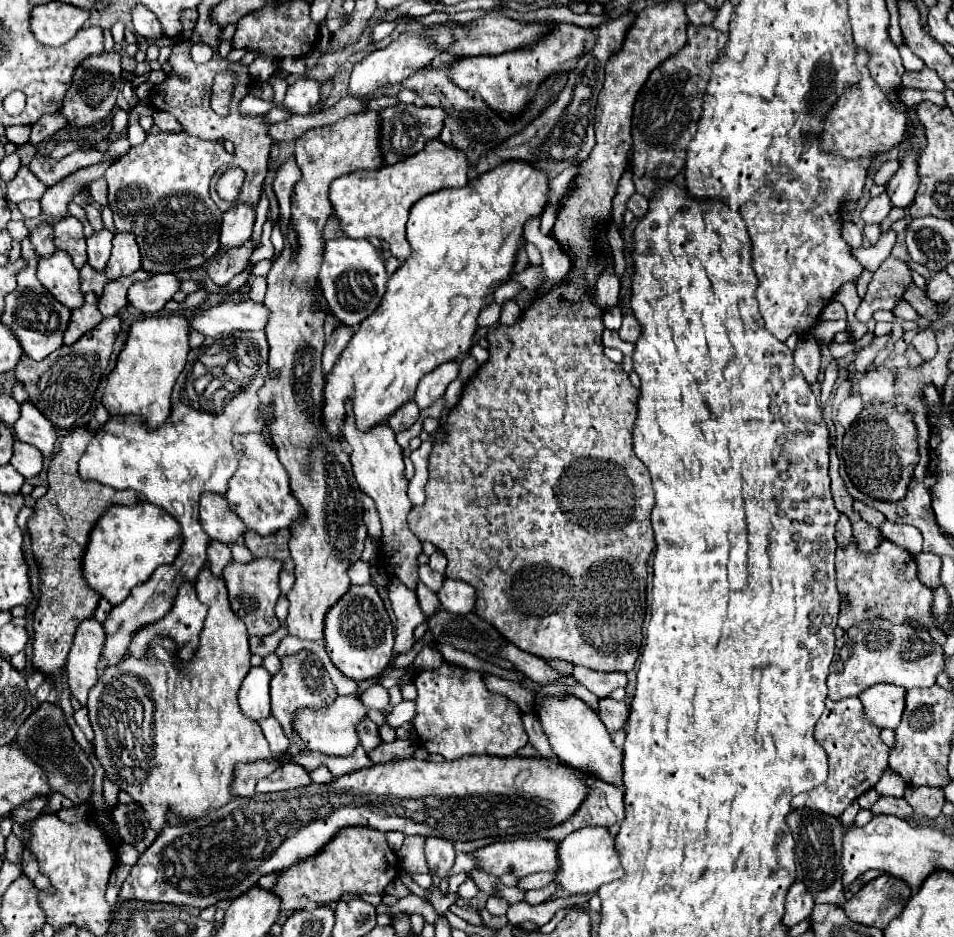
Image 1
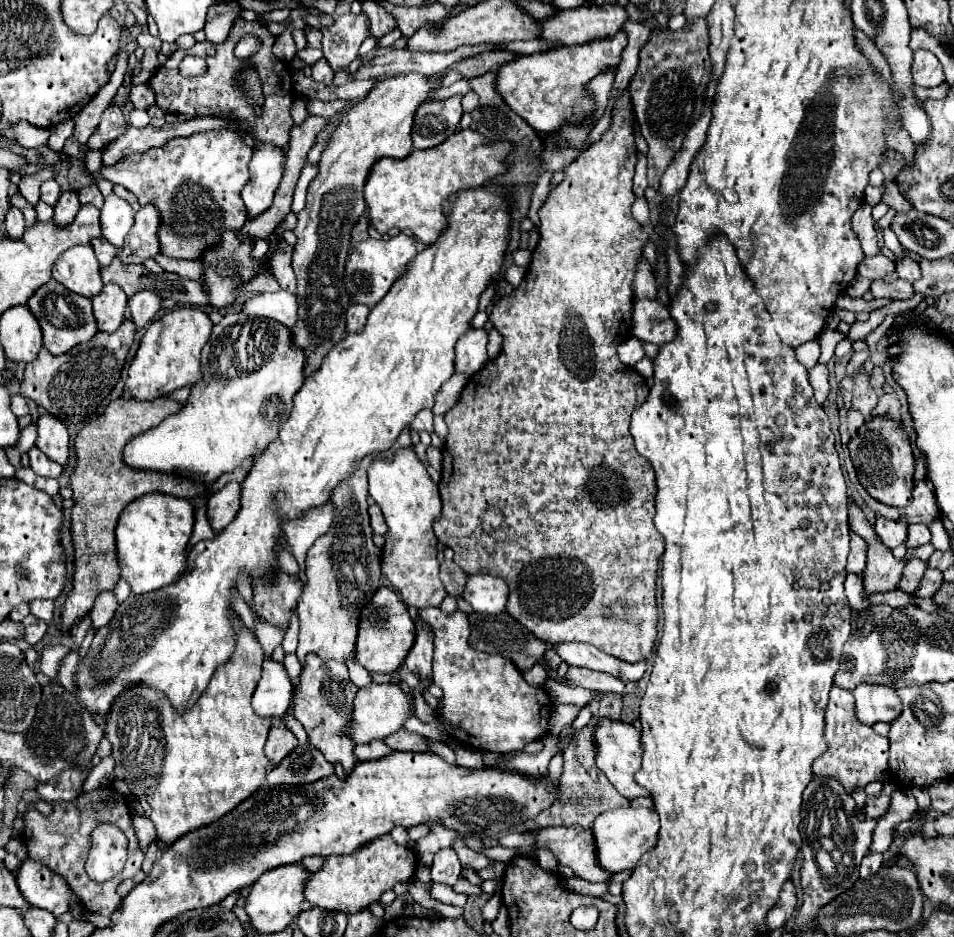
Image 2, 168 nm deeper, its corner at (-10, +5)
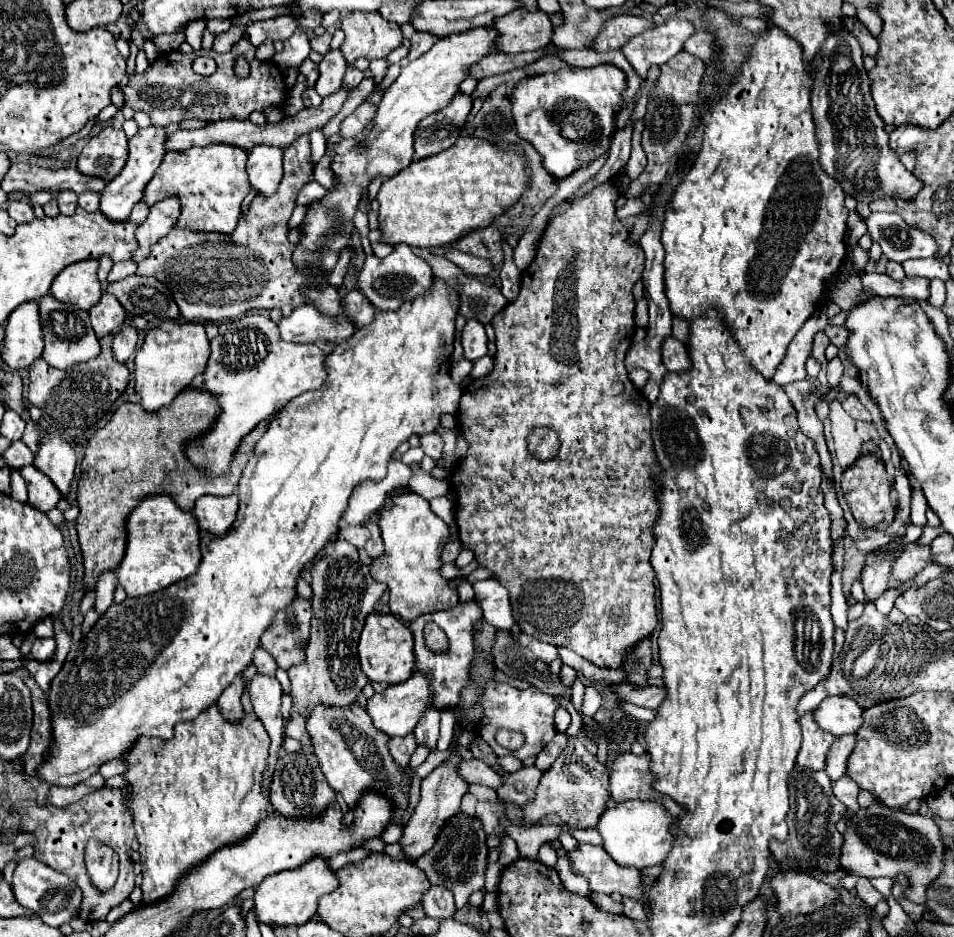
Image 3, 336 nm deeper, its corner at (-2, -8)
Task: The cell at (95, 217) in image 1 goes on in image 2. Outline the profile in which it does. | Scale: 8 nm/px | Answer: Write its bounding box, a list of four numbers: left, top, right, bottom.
[79,184,103,208]

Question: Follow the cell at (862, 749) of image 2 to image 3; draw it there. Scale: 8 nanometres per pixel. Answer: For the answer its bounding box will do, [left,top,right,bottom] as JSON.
[797,711,835,771]

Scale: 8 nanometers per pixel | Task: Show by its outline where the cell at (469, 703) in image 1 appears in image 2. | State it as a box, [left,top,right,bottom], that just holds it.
[419,608,551,754]

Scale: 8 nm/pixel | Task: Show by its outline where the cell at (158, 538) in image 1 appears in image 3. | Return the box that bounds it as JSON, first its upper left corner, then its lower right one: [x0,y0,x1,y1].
[117,495,199,597]

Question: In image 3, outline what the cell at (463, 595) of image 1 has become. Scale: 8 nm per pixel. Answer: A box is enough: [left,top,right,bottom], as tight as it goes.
[473,579,515,629]

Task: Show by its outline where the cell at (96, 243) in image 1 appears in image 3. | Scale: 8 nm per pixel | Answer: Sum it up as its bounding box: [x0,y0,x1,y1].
[101,125,167,221]

